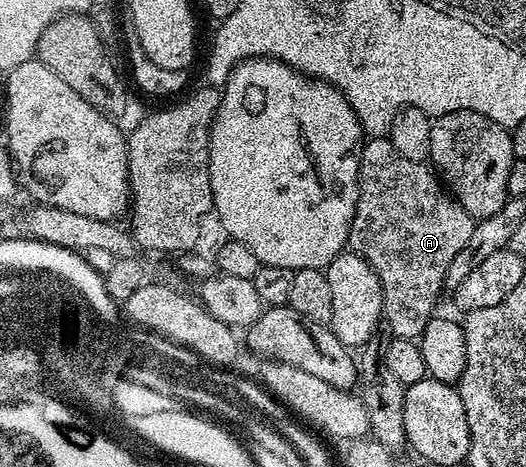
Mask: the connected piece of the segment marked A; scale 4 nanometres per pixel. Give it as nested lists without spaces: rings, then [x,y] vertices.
[[[372,137],[366,141],[366,144],[360,154],[360,194],[356,204],[355,218],[352,219],[352,226],[349,228],[349,243],[350,251],[361,256],[375,270],[377,277],[380,278],[380,286],[383,290],[384,310],[382,312],[388,331],[395,337],[403,337],[408,340],[418,339],[426,324],[435,314],[435,304],[439,298],[440,292],[444,291],[447,269],[451,265],[451,261],[459,254],[468,244],[469,238],[475,228],[475,221],[472,216],[463,210],[462,206],[440,180],[440,177],[434,172],[434,169],[427,165],[424,161],[404,158],[403,154],[396,150],[391,144],[388,137]]]

